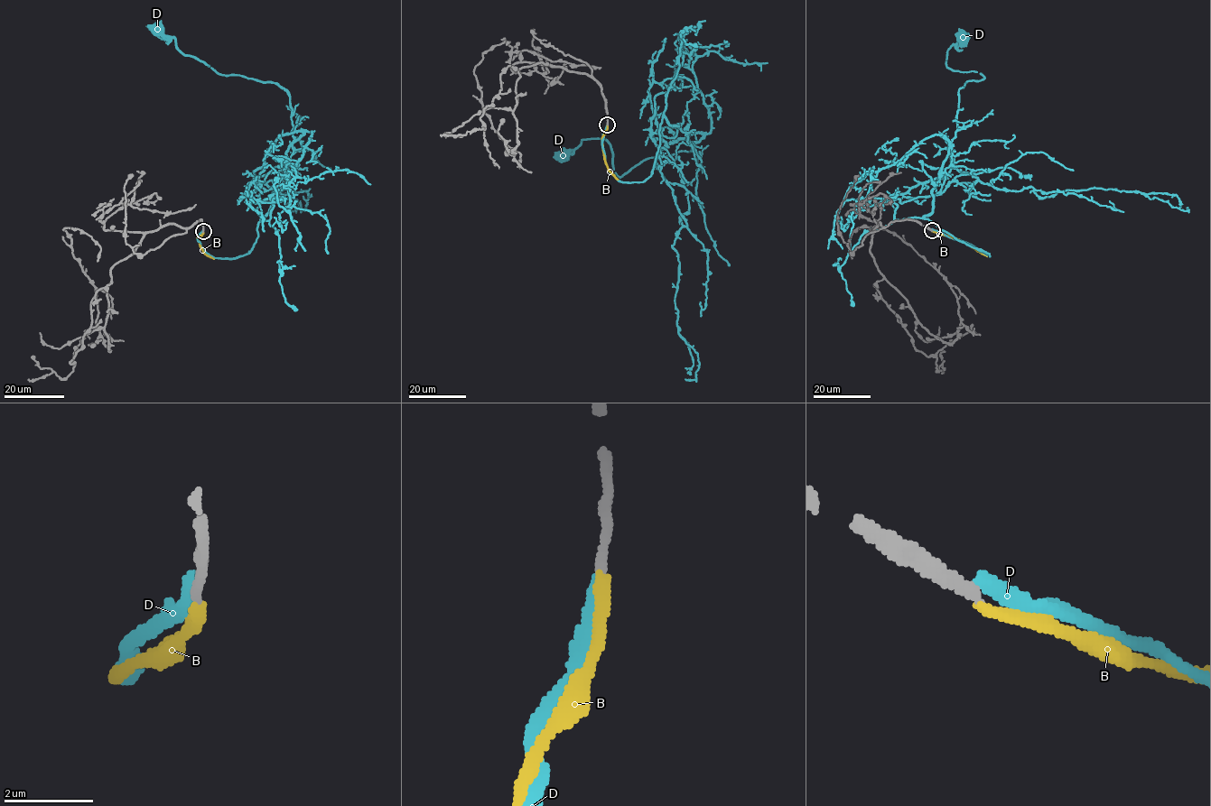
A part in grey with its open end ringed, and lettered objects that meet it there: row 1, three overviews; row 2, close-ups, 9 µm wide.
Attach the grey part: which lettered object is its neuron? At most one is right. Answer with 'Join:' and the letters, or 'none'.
Join: none

